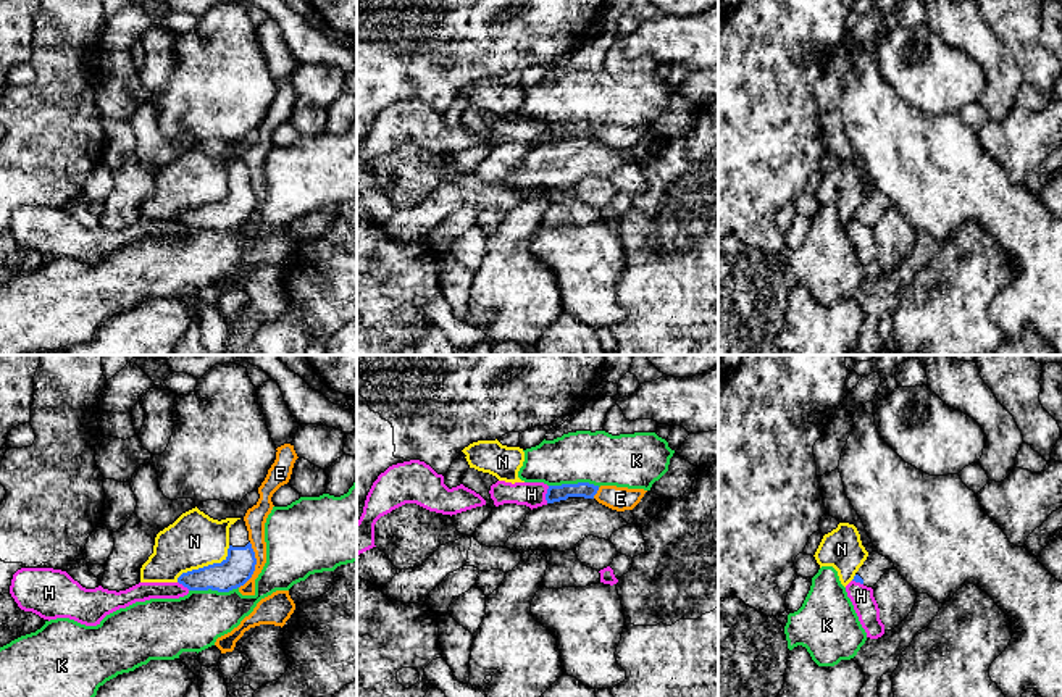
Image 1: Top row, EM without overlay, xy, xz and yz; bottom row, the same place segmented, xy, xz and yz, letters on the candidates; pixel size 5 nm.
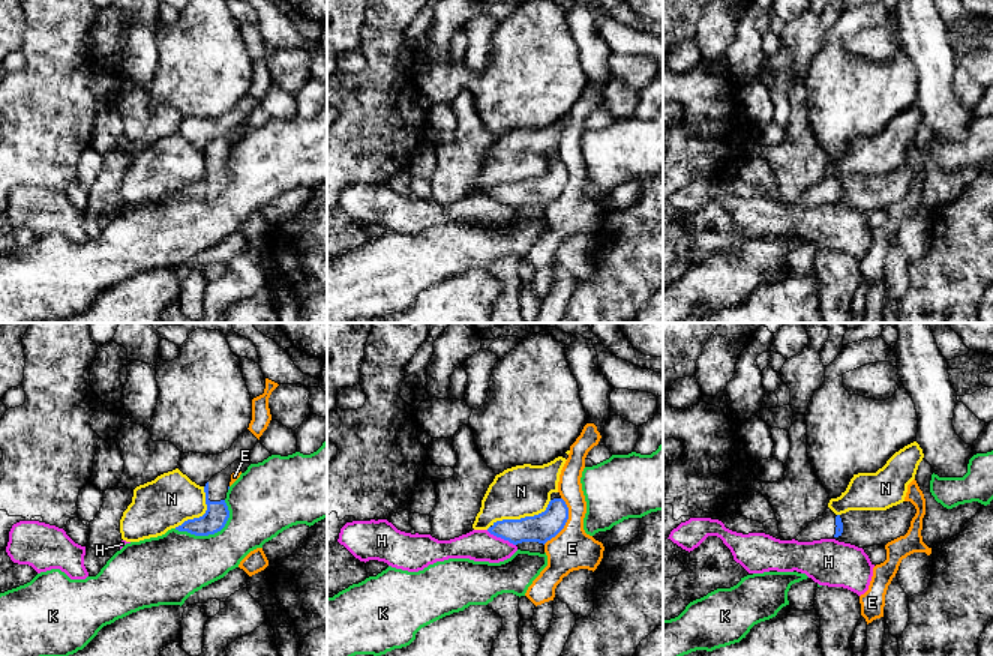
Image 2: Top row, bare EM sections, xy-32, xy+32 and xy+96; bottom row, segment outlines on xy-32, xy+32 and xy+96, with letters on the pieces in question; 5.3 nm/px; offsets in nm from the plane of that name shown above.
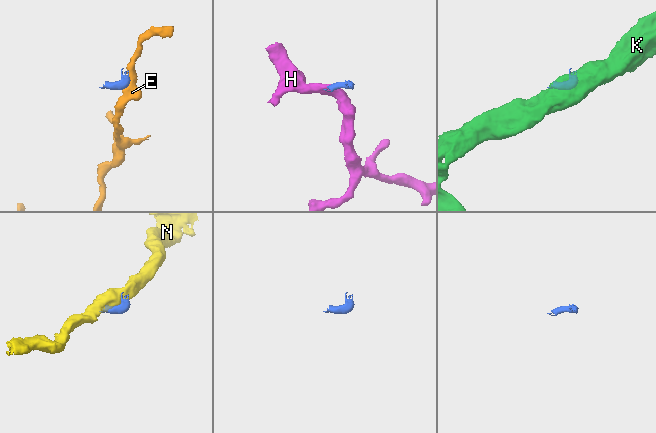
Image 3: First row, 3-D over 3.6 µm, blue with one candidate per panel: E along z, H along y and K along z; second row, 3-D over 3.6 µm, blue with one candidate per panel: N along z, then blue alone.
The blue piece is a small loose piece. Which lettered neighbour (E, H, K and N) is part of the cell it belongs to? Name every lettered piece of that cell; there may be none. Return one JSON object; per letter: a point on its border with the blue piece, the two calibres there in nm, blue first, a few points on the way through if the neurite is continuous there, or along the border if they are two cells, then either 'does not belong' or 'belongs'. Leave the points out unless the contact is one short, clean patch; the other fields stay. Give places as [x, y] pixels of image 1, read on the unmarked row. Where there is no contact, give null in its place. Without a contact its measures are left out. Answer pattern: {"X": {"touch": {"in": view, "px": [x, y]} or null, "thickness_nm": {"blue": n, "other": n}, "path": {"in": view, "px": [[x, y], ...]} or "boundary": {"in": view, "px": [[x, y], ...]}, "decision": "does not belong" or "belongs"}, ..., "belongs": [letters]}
{"E": {"touch": {"in": "xy", "px": [255, 202]}, "thickness_nm": {"blue": 160, "other": 110}, "boundary": {"in": "xy", "px": [[250, 181], [255, 191], [255, 208], [239, 226]]}, "decision": "does not belong"}, "H": {"touch": {"in": "xz", "px": [546, 133]}, "thickness_nm": {"blue": 80, "other": 130}, "boundary": {"in": "xz", "px": [[549, 125], [546, 141]]}, "decision": "does not belong"}, "K": {"touch": {"in": "xz", "px": [575, 123]}, "thickness_nm": {"blue": 80, "other": 260}, "boundary": {"in": "xz", "px": [[549, 123], [593, 121], [599, 125]]}, "decision": "does not belong"}, "N": {"touch": {"in": "xy", "px": [205, 205]}, "thickness_nm": {"blue": 160, "other": 280}, "boundary": {"in": "xy", "px": [[229, 184], [228, 192], [220, 200], [188, 208], [176, 220]]}, "decision": "does not belong"}, "belongs": []}

